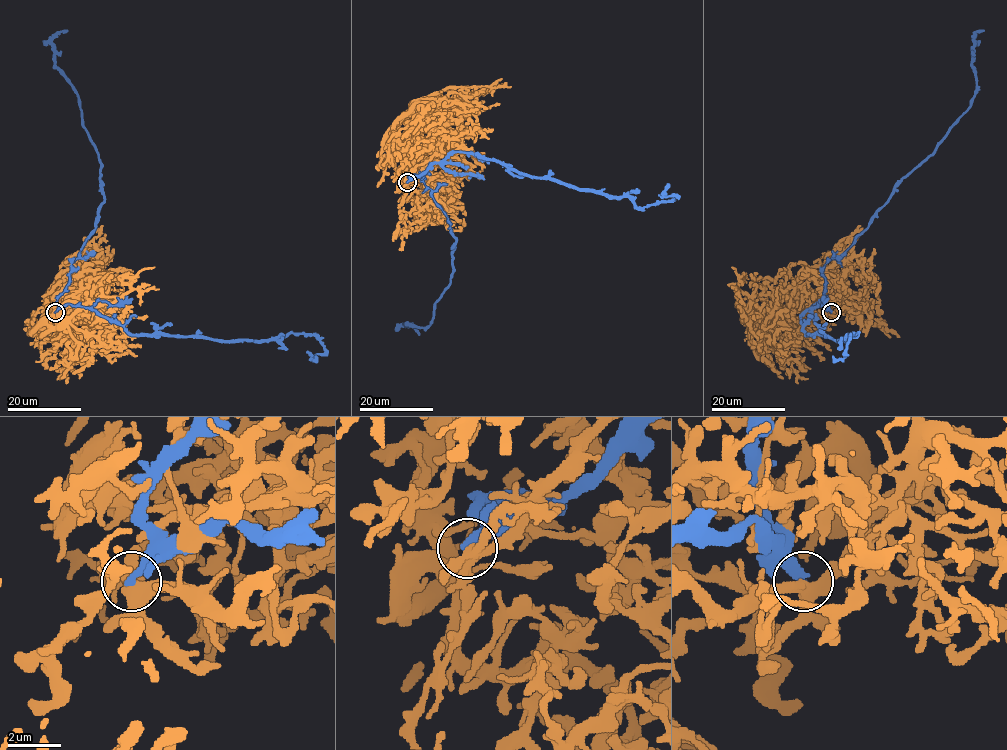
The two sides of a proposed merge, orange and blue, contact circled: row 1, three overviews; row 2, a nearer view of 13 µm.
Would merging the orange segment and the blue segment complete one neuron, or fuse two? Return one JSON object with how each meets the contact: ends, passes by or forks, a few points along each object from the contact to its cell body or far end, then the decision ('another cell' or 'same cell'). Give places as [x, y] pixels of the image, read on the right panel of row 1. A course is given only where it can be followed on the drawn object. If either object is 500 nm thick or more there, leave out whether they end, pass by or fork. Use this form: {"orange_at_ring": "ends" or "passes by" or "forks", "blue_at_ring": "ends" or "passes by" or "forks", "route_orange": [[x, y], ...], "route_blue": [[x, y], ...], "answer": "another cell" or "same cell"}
{"orange_at_ring": "forks", "blue_at_ring": "ends", "route_orange": [[832, 313], [807, 313], [799, 301], [752, 321], [736, 304], [742, 320], [760, 316], [752, 315]], "route_blue": [[831, 312], [822, 267], [840, 257], [970, 105], [976, 88], [972, 47], [983, 30]], "answer": "another cell"}

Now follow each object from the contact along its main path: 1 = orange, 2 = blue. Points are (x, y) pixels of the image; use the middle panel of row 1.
1: (407, 183), (434, 156), (419, 157), (416, 103), (448, 87), (465, 95), (448, 95), (459, 109), (499, 103)
2: (407, 182), (422, 173), (456, 238), (450, 284), (432, 321), (427, 327), (403, 325), (420, 334)

